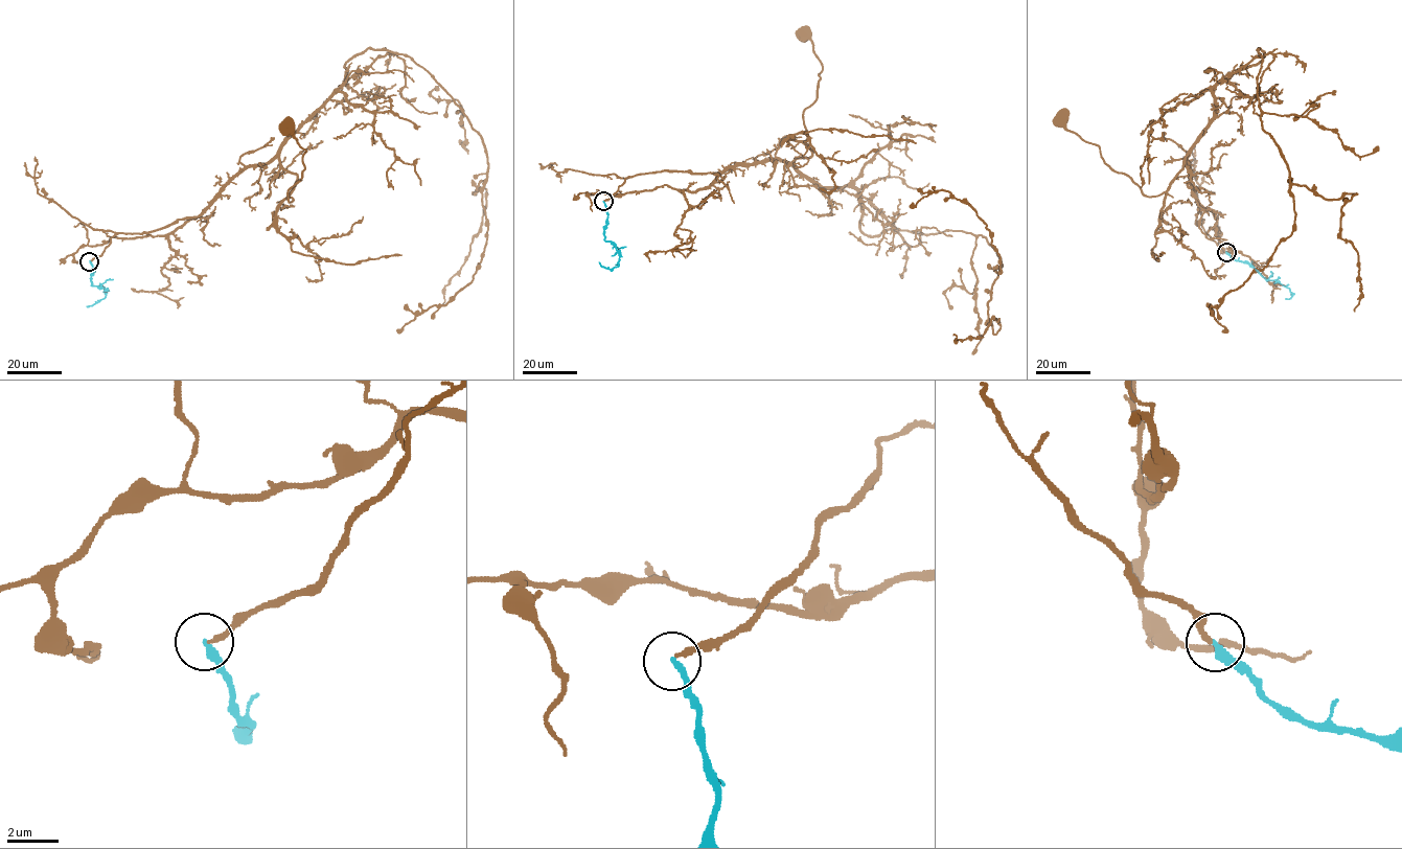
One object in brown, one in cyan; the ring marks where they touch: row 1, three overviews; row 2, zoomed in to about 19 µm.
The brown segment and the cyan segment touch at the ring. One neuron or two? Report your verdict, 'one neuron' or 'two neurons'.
one neuron

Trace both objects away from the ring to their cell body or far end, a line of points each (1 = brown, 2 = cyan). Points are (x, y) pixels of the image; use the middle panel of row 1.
1: (603, 201), (628, 177), (720, 173), (808, 158), (803, 112), (817, 97), (822, 63), (804, 35)
2: (603, 201), (607, 212), (604, 239), (615, 246), (619, 260), (618, 266), (610, 269), (599, 262)

